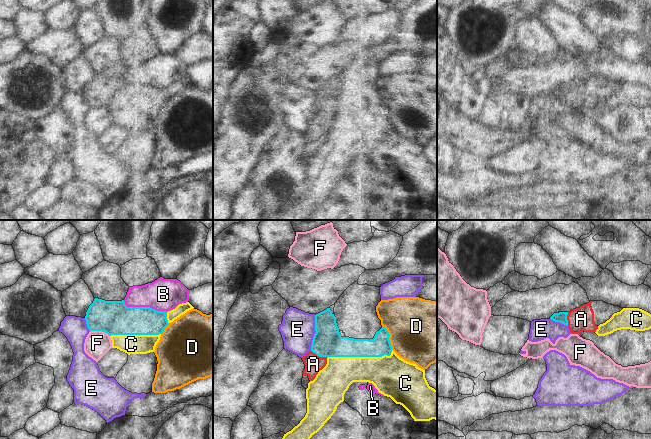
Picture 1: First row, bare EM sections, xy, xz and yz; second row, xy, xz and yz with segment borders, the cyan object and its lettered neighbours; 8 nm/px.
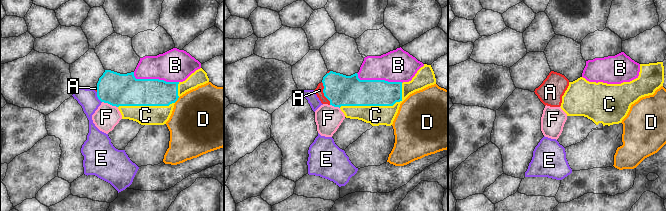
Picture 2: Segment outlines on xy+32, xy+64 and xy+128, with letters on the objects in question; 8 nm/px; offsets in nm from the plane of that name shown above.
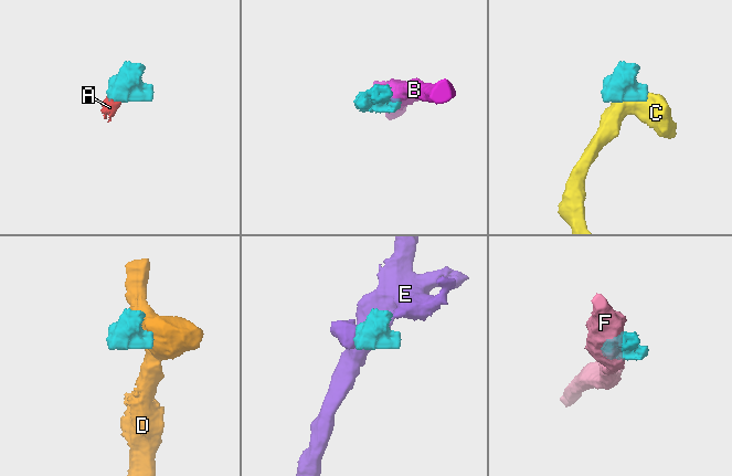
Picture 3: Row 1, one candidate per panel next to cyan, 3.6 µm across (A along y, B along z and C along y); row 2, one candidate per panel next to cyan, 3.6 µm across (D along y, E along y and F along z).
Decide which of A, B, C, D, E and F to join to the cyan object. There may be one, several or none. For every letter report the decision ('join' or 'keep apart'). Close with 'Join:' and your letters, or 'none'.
A: join
B: keep apart
C: keep apart
D: keep apart
E: keep apart
F: keep apart
Join: A

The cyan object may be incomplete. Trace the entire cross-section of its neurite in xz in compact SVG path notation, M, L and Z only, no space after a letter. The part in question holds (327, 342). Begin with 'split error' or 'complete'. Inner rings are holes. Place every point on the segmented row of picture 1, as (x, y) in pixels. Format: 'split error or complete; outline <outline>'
split error; outline M330 308L315 315L315 331L311 351L302 357L305 364L302 386L305 389L326 366L328 357L382 357L392 352L390 334L385 327L370 340L342 337Z

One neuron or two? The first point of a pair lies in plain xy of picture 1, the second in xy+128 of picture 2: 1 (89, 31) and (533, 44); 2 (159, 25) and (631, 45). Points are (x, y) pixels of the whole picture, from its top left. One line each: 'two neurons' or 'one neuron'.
1: one neuron
2: two neurons

